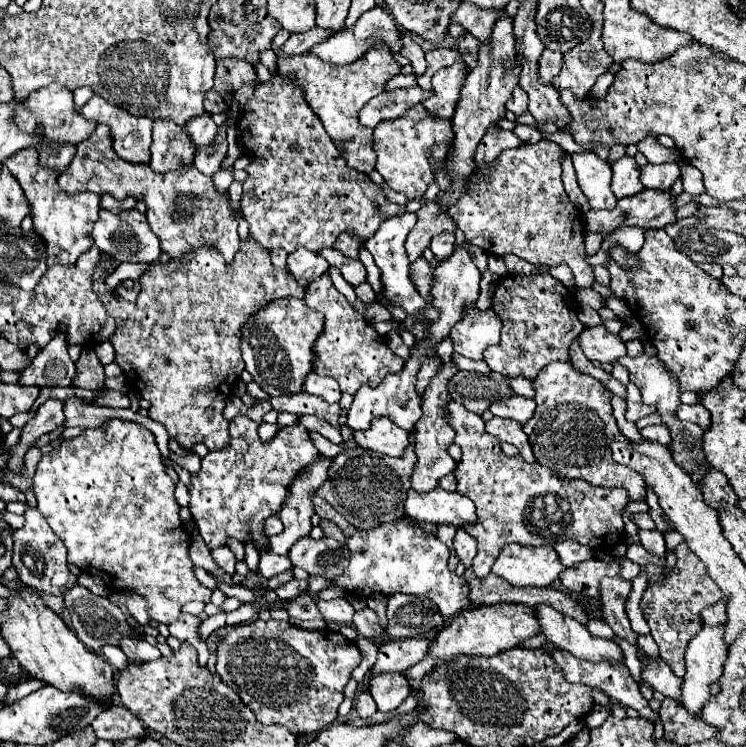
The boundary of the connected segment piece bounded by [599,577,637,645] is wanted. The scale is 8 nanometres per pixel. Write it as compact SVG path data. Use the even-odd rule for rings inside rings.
M605 577L599 583L599 603L601 603L601 613L607 621L607 625L611 625L611 629L627 639L631 645L635 645L637 635L631 631L629 625L629 617L625 613L625 601L627 595L631 593L631 581L625 581L621 577Z

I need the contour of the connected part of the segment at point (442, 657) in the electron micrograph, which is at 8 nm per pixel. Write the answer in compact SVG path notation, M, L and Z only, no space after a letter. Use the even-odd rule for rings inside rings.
M497 603L497 605L483 605L473 607L457 615L451 625L441 629L435 637L435 641L429 647L429 655L417 663L415 667L405 671L405 677L423 677L423 673L429 673L435 667L435 661L447 661L457 655L479 655L479 657L491 657L501 651L507 651L511 647L521 645L525 639L531 639L541 633L539 619L535 615L535 609L523 603Z

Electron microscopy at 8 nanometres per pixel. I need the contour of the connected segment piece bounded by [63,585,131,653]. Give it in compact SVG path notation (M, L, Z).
M75 585L63 593L63 603L71 611L71 621L73 621L73 631L75 635L87 645L87 649L99 653L103 645L117 645L119 637L125 633L131 633L131 627L125 621L125 615L121 613L119 607L115 607L107 597L97 597L89 589Z

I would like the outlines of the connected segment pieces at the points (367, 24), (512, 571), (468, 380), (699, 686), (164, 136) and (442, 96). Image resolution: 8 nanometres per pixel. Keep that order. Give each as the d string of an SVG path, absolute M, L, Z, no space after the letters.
M373 7L369 11L365 11L355 25L351 27L345 27L343 31L339 33L333 33L327 41L323 43L317 43L309 49L309 53L317 55L319 59L331 63L331 65L349 65L349 63L355 63L357 59L361 59L369 49L375 49L375 47L389 47L391 51L399 51L399 31L397 31L397 25L395 21L383 11L383 7Z
M507 543L493 565L493 573L515 587L549 587L559 579L561 569L563 563L551 545L525 547Z
M459 371L449 385L449 395L463 403L469 411L481 415L491 407L491 403L511 397L513 389L509 387L509 379L499 373L475 373L475 371Z
M703 625L701 631L689 641L685 661L687 661L687 673L683 681L683 703L689 713L699 715L709 695L709 685L717 683L717 679L723 673L723 663L727 659L727 645L725 645L725 625Z
M157 119L153 123L153 145L149 165L157 173L167 173L193 163L195 143L187 135L187 129L169 119Z
M457 61L451 67L445 67L433 75L433 93L431 101L423 103L431 113L439 117L453 117L457 101L459 101L459 91L465 83L469 69L463 61Z

